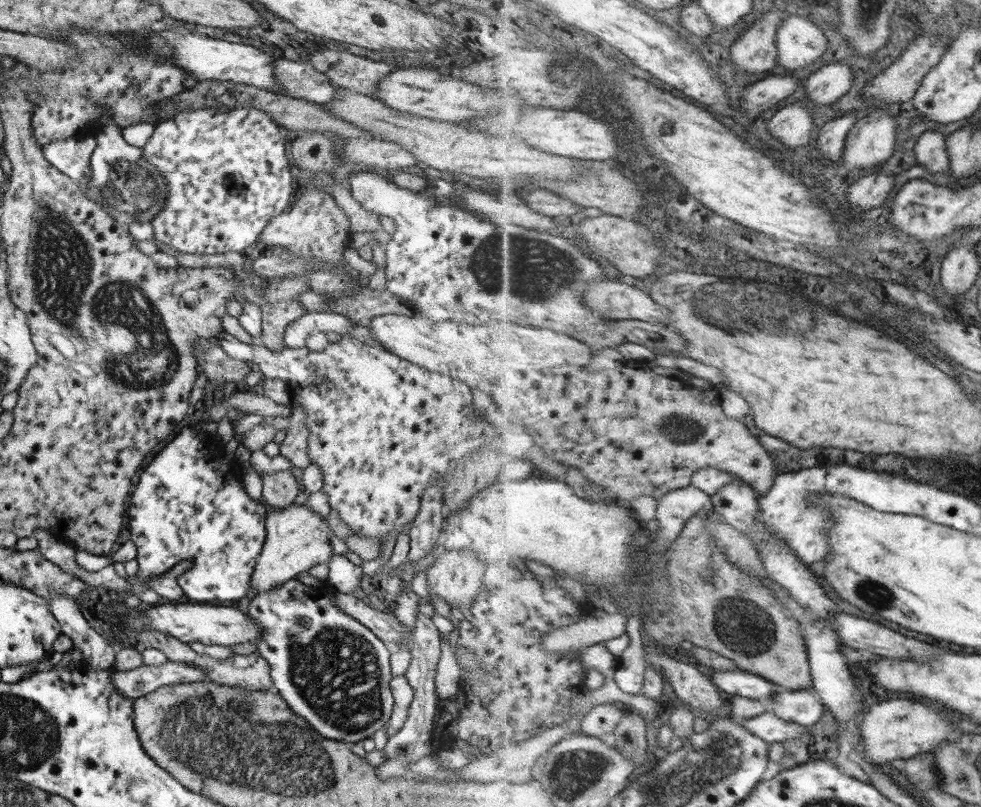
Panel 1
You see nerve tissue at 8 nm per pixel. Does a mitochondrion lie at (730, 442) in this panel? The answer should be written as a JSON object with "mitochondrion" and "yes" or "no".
{"mitochondrion":"no"}

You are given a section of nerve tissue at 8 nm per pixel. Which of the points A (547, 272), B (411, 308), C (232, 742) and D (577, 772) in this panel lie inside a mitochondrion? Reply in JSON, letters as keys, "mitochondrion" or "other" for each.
{"A":"mitochondrion","B":"other","C":"mitochondrion","D":"mitochondrion"}

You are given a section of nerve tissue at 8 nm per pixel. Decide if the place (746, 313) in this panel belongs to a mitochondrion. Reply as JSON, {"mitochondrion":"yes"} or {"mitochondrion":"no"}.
{"mitochondrion":"yes"}

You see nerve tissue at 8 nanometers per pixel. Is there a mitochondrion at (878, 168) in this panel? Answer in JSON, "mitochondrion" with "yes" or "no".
{"mitochondrion":"no"}

